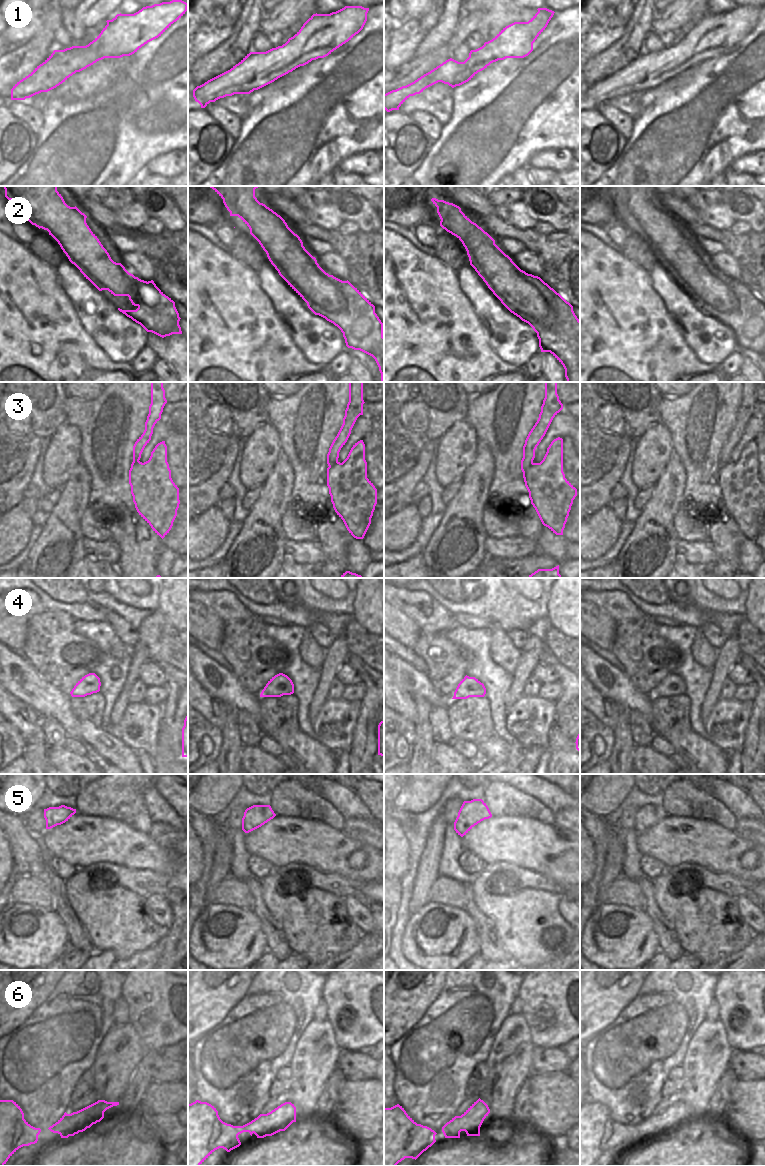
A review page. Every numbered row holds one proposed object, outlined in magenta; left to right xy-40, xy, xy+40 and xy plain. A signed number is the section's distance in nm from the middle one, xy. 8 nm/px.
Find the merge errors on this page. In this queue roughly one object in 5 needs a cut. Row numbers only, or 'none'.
3.

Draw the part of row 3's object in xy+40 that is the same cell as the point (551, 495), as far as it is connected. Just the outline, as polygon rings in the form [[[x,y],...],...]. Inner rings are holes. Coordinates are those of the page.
[[[554,439],[540,463],[533,463],[525,472],[525,486],[529,492],[531,504],[535,508],[542,524],[556,535],[563,535],[563,530],[577,496],[577,489],[565,478],[563,472],[563,439]]]

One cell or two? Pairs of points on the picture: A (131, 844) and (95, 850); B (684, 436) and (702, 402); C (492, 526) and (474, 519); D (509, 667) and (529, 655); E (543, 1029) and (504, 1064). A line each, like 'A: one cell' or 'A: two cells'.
A: one cell
B: one cell
C: two cells
D: two cells
E: two cells

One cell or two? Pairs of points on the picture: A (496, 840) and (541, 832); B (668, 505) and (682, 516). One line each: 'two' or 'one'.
A: one
B: two

